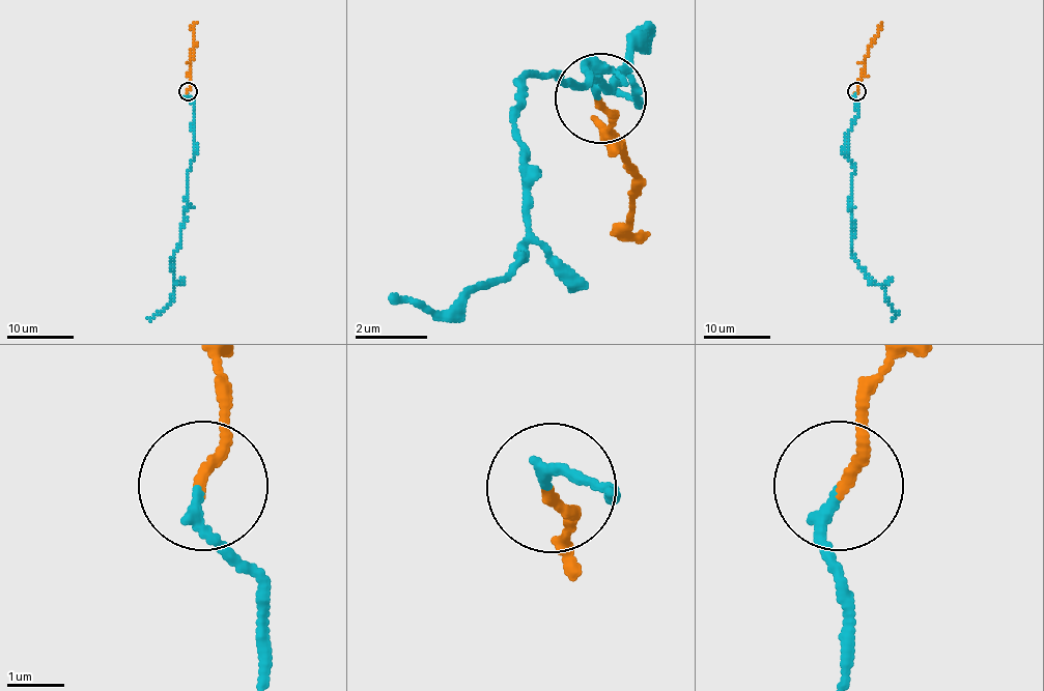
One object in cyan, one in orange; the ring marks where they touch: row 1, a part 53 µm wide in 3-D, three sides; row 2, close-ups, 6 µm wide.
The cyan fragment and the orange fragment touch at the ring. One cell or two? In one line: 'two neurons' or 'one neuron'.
one neuron

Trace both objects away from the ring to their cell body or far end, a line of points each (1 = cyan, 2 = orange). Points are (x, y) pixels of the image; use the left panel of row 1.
1: (188, 92), (195, 104), (195, 155), (188, 169), (186, 209), (171, 269), (173, 298), (147, 318)
2: (188, 92), (196, 22)

